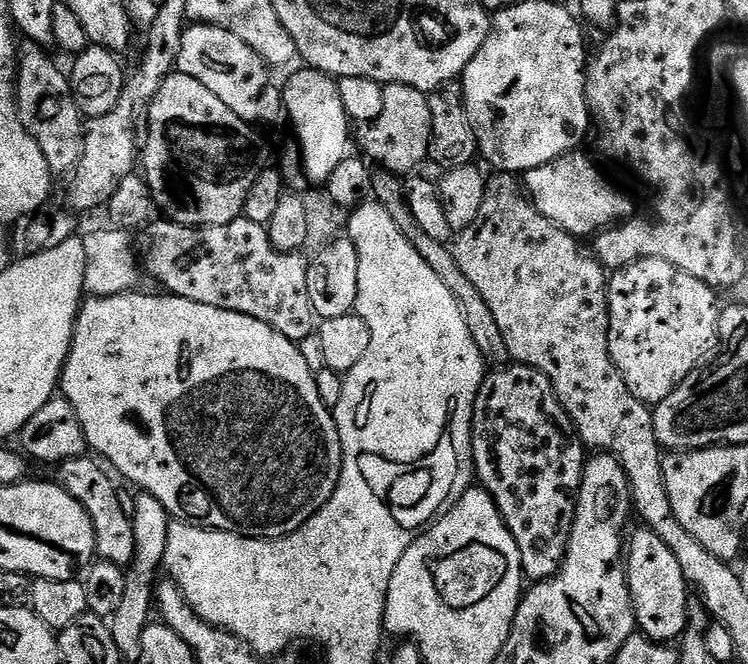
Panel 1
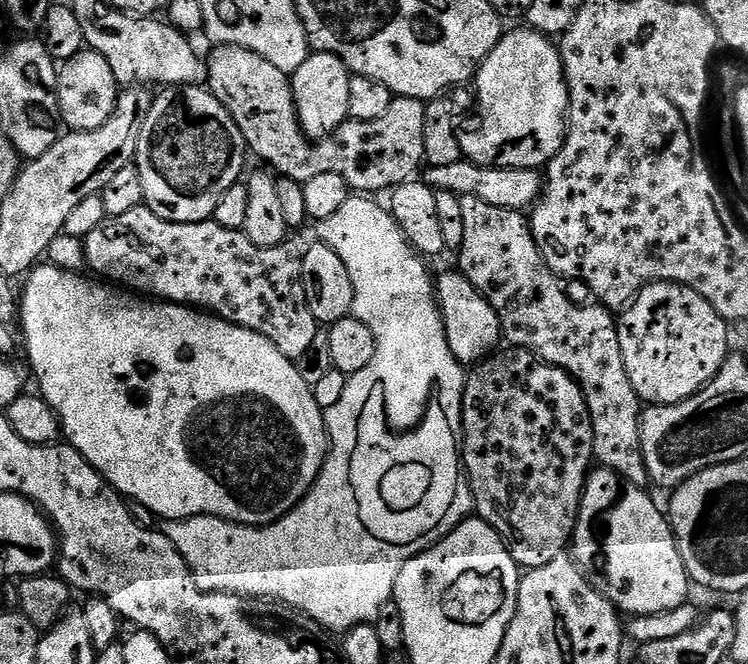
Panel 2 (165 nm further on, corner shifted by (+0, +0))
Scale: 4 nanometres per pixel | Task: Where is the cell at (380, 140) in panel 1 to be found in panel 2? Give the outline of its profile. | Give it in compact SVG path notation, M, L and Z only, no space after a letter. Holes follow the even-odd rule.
M217 44L211 50L206 56L207 87L242 130L249 153L265 160L277 177L303 186L318 174L338 174L353 193L387 193L409 183L425 163L425 101L401 96L393 99L382 118L374 118L374 122L349 118L333 136L313 142L300 125L289 73L242 46Z

